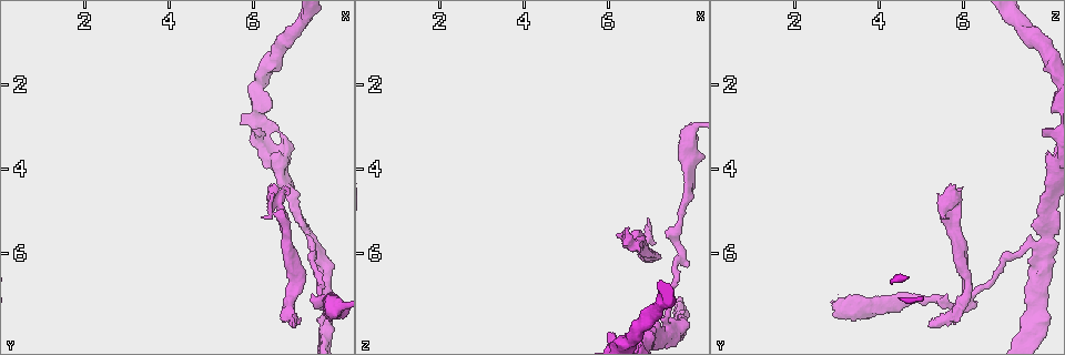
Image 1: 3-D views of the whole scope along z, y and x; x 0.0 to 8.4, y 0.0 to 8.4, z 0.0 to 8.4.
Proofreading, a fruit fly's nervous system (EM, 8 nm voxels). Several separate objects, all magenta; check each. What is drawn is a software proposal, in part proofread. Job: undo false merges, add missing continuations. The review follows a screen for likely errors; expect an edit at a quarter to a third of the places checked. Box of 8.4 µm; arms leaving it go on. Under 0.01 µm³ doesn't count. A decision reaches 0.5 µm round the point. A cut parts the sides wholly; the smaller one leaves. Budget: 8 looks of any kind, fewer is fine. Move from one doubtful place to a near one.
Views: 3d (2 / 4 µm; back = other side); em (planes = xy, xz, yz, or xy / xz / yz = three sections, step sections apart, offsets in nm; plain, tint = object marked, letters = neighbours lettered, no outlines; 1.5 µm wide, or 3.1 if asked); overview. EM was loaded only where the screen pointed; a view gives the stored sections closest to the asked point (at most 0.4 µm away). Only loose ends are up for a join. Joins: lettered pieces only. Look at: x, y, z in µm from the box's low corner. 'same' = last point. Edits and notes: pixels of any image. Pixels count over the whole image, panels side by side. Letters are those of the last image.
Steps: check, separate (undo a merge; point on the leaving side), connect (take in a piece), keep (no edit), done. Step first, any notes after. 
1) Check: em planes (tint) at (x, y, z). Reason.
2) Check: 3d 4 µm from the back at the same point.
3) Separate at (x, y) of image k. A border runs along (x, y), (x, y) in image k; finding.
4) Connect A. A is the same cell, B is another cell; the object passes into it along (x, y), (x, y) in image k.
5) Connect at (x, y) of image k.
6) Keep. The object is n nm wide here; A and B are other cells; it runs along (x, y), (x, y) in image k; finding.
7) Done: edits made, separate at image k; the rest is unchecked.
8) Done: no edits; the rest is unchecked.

Check: 3d 4 µm at (7.70, 7.25, 6.00).

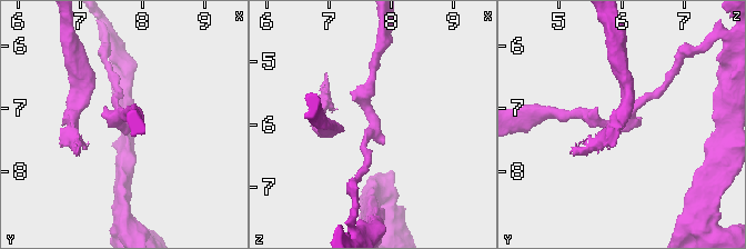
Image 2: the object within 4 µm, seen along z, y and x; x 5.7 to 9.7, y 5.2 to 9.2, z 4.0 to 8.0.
Check: em planes (tint) at (7.75, 7.25, 6.00). Shape alone is not enough.

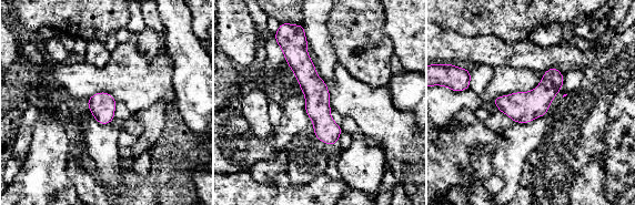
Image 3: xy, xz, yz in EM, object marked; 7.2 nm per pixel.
Check: em planes (letters) at the same point.

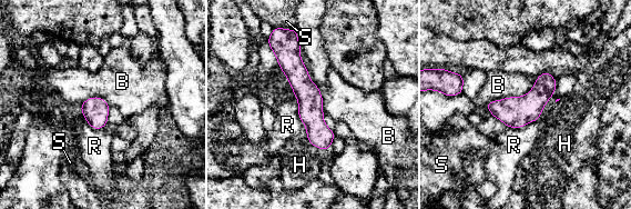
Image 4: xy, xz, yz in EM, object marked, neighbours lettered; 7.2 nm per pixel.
Keep. The object is 180 nm wide here; B, H, R and S are other cells; it runs along (289, 43), (289, 61), (327, 146) in image 4; one neuron here.

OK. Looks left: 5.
Check: 3d 2 µm at (7.35, 5.80, 7.70). Calibre changes.

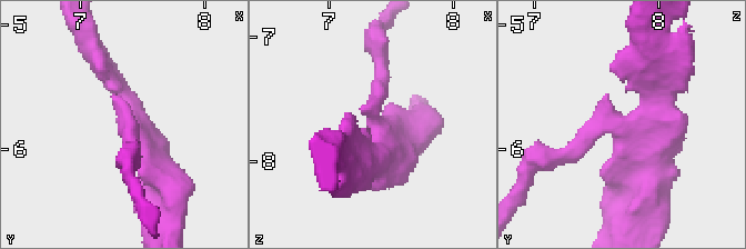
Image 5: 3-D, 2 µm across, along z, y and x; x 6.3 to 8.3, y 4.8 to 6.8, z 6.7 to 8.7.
Check: em planes (letters) at (7.36, 5.84, 7.66). 3 arms meet here; the arms are 170, 190, 280 nm wide.

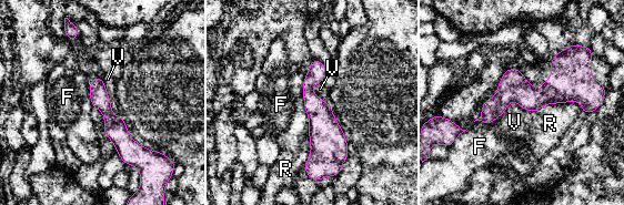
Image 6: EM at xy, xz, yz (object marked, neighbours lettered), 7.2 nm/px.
Keep. F, R and V are other cells; it runs along (592, 95), (507, 94), (483, 119) in image 6; one neuron here.

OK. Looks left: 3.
Check: 3d 4 µm at (6.05, 3.20, 7.90). An open end.

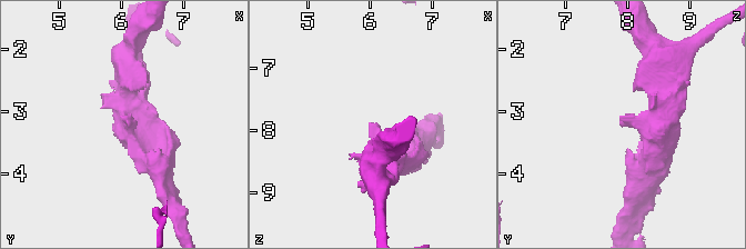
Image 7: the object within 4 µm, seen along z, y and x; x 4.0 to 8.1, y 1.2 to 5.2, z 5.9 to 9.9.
Check: em xz step 4 (letters) at (6.05, 3.15, 7.90). Now the EM.

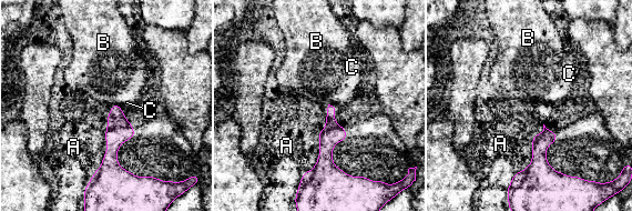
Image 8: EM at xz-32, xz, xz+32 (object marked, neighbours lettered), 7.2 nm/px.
Keep. The longest contact is with A, 600 nm; A, B and C are other cells; it runs along (114, 106), (115, 137), (102, 173) in image 8; no lettered piece goes on from it.

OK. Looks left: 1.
Done: no edits; the rest is unchecked.

